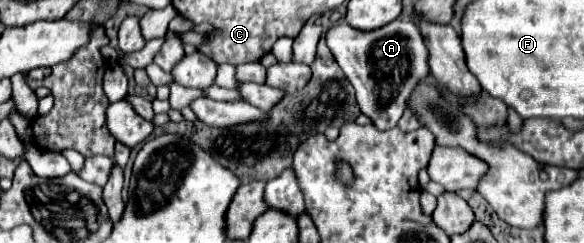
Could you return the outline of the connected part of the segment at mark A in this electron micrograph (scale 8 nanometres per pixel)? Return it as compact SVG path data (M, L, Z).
M400 16L370 32L356 30L342 20L326 32L326 44L354 86L360 110L372 118L372 124L378 130L390 130L396 126L412 96L410 92L414 92L414 88L430 74L426 44L410 16Z

